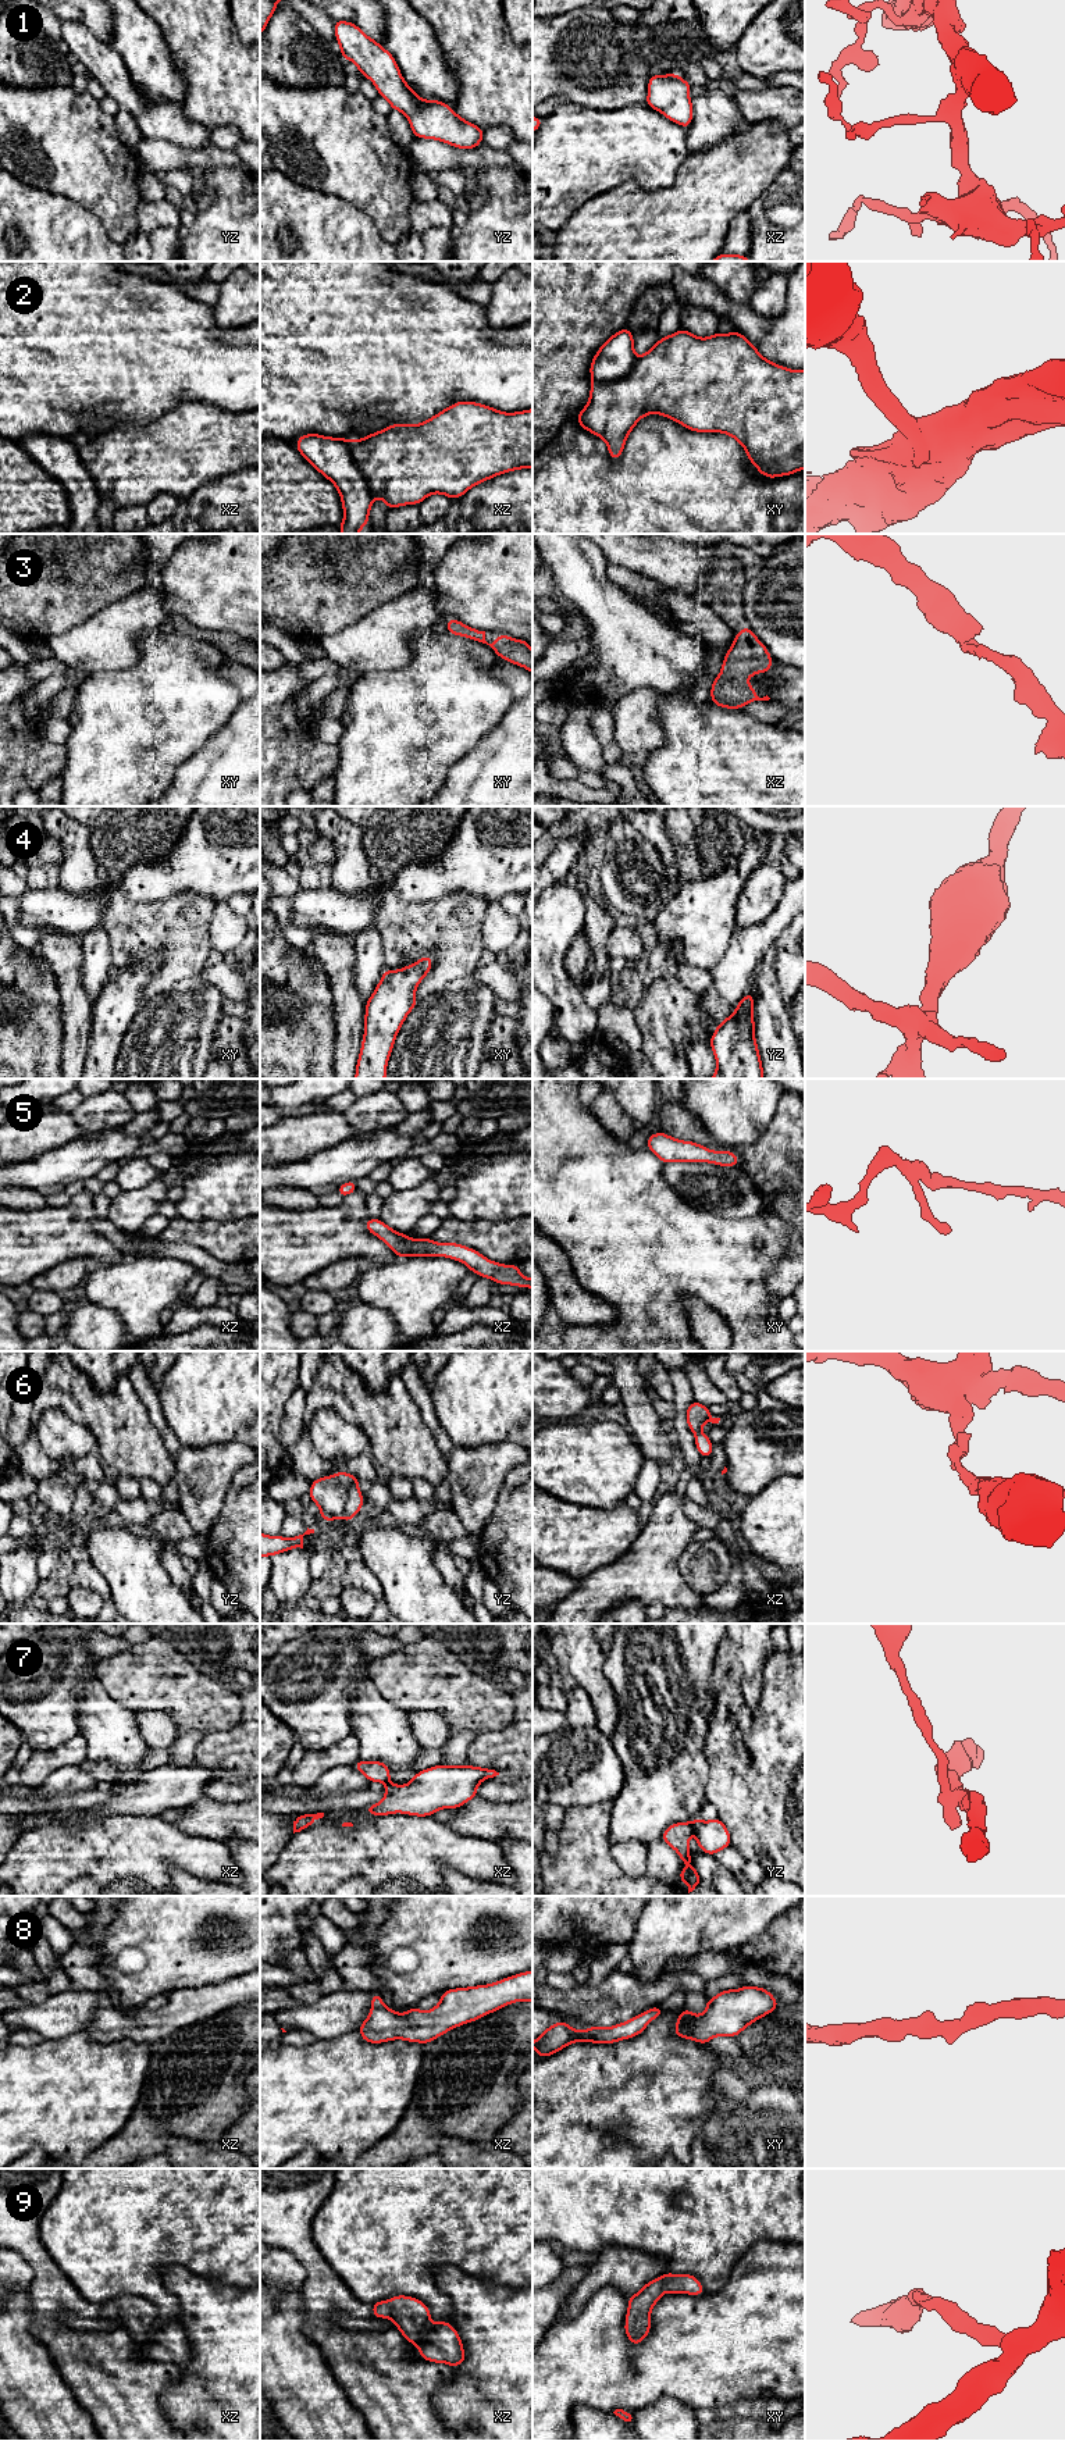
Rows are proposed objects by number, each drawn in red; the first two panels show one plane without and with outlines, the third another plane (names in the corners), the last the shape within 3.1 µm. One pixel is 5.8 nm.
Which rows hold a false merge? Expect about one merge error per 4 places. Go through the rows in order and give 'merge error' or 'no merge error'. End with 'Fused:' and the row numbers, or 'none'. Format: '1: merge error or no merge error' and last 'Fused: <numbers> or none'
1: no merge error
2: merge error
3: no merge error
4: no merge error
5: no merge error
6: merge error
7: merge error
8: no merge error
9: no merge error
Fused: 2, 6, 7

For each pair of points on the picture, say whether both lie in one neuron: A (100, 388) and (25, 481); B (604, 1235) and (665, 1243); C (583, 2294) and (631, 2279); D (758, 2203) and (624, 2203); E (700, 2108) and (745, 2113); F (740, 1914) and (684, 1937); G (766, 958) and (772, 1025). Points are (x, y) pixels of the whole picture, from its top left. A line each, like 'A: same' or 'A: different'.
A: different
B: same
C: same
D: same
E: different
F: same
G: same

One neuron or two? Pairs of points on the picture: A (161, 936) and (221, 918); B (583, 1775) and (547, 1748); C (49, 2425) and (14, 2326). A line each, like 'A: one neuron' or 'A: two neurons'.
A: two neurons
B: one neuron
C: one neuron

